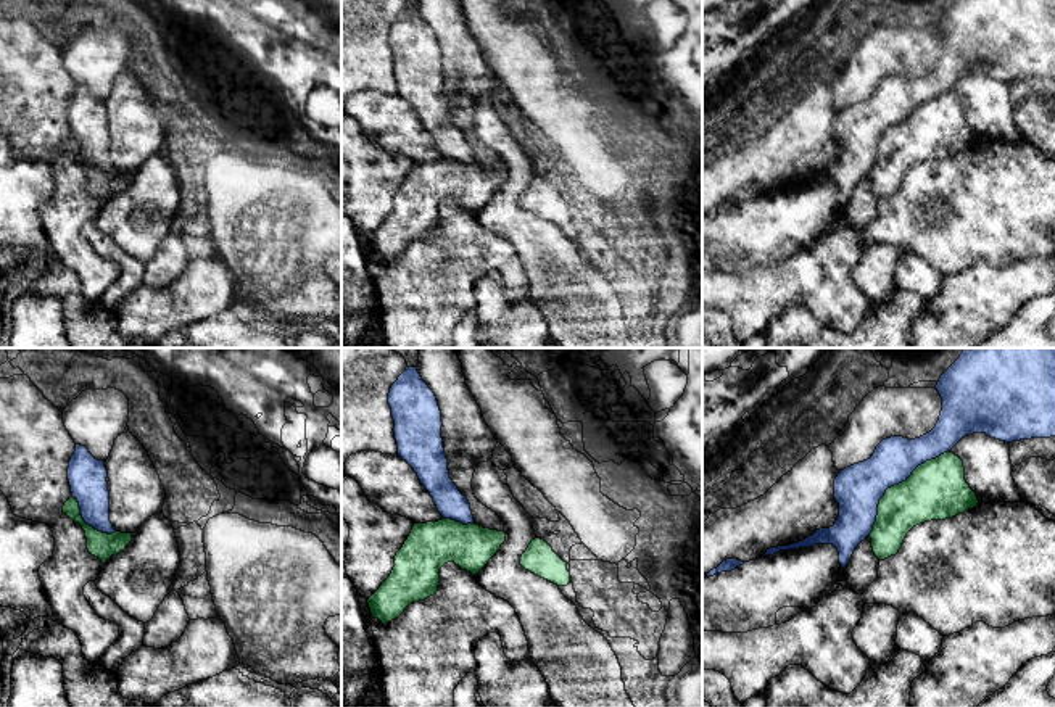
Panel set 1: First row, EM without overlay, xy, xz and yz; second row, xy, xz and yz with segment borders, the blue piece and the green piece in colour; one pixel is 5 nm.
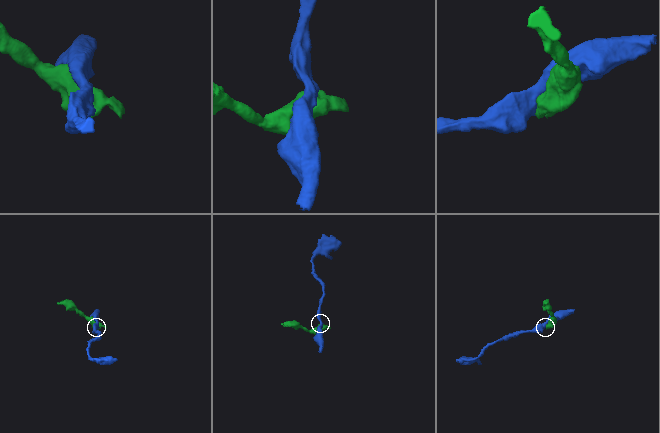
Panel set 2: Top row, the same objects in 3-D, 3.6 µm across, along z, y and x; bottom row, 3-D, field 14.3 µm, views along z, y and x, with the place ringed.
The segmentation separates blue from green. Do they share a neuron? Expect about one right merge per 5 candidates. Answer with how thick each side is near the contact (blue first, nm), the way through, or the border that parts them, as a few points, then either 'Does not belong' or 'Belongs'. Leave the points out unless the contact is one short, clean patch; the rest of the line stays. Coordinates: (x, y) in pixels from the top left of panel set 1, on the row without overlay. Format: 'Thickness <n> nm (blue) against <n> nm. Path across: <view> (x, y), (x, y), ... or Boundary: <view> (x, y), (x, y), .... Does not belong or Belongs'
Thickness 240 nm (blue) against 300 nm. Does not belong

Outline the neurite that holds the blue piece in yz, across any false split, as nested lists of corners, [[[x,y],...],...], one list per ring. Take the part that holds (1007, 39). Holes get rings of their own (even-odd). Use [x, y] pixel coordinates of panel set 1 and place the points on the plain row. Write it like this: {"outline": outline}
{"outline": [[[955,0],[941,14],[936,29],[942,37],[942,50],[929,72],[915,79],[886,77],[870,98],[838,113],[834,139],[839,143],[839,156],[833,166],[820,167],[812,176],[789,185],[770,187],[763,195],[815,184],[833,184],[844,208],[855,187],[870,176],[879,139],[886,129],[905,121],[918,105],[950,90],[966,74],[986,72],[1005,82],[1055,76],[1055,0]]]}

